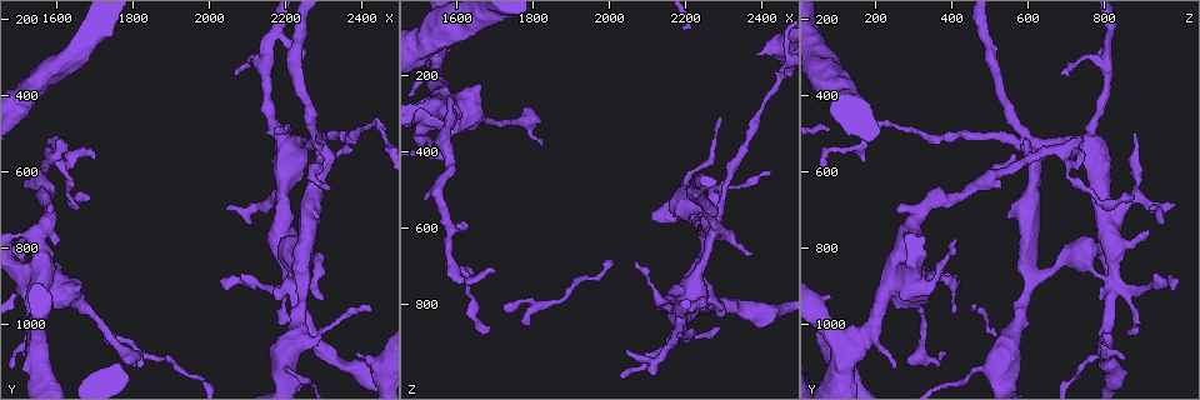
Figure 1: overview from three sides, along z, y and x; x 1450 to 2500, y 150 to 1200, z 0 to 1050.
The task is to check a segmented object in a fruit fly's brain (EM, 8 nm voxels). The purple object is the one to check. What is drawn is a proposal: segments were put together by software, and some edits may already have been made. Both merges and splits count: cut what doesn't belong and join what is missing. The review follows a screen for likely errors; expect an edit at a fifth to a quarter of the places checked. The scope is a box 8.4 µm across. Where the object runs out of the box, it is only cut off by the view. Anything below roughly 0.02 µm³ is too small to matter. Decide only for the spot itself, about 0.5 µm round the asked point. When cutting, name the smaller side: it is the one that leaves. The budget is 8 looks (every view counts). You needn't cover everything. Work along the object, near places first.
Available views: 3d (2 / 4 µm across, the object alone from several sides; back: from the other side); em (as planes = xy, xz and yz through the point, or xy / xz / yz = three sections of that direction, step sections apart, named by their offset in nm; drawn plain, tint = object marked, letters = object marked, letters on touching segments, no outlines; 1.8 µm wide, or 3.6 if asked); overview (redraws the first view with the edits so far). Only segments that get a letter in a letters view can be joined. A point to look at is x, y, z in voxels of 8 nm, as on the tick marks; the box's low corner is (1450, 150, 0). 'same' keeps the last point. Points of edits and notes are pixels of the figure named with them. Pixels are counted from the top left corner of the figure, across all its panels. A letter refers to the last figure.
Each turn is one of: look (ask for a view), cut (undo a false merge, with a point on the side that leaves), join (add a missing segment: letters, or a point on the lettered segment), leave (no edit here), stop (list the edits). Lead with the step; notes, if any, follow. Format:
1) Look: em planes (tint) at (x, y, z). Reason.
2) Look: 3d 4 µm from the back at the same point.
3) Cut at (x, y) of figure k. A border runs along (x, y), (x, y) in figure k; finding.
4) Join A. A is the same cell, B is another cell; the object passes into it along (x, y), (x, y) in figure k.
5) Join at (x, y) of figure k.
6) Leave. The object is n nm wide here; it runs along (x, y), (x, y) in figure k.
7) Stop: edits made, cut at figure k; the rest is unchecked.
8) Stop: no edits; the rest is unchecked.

Look: em xz step 16 (tint) at (1610, 520, 750). An open end.

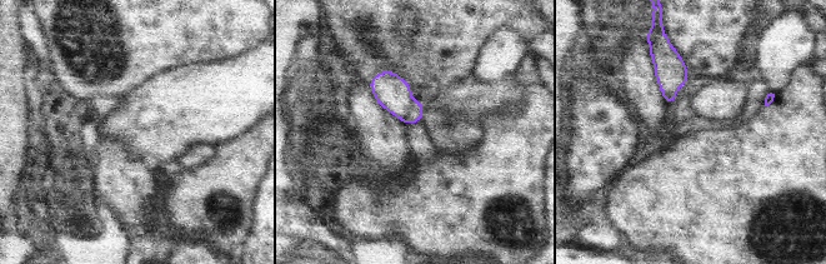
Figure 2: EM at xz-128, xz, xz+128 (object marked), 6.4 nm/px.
Look: em planes (letters) at the same point.

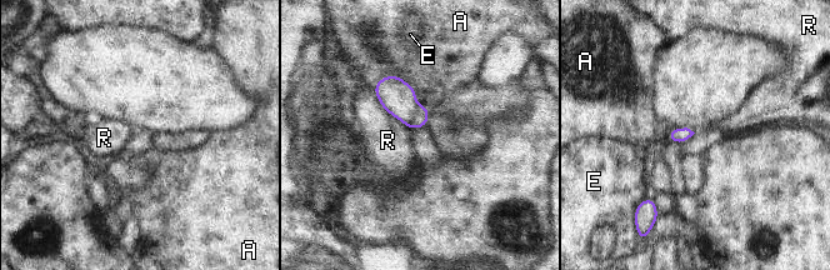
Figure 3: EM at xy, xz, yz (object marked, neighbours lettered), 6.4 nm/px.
Leave. A, E and R are other cells; a border runs along (373, 89), (378, 101), (409, 129) in figure 3; none of them fits.

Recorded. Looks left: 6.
Look: em planes (tint) at (1535, 885, 395). Calibre changes.

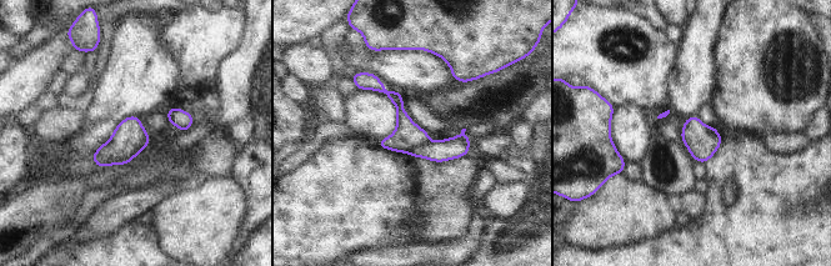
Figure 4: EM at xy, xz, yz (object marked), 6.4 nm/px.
Look: em planes (letters) at the same point.

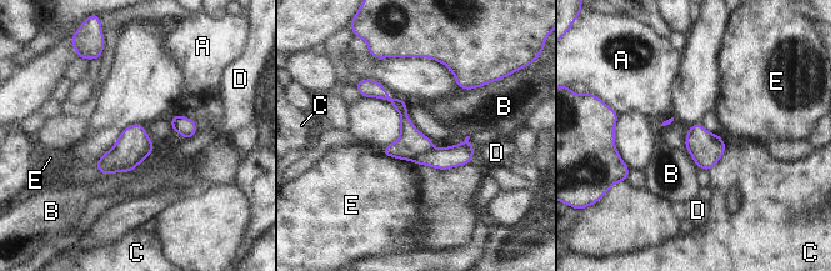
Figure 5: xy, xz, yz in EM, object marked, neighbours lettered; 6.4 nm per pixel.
Cut at (411, 142) of figure 5. The longest contact is with E, 260 nm; A, B, C, D and E are other cells; the part that leaves runs along (368, 83), (403, 111), (406, 128), (429, 146) in figure 5; a second neuron is stuck on.

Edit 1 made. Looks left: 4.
Look: overview.

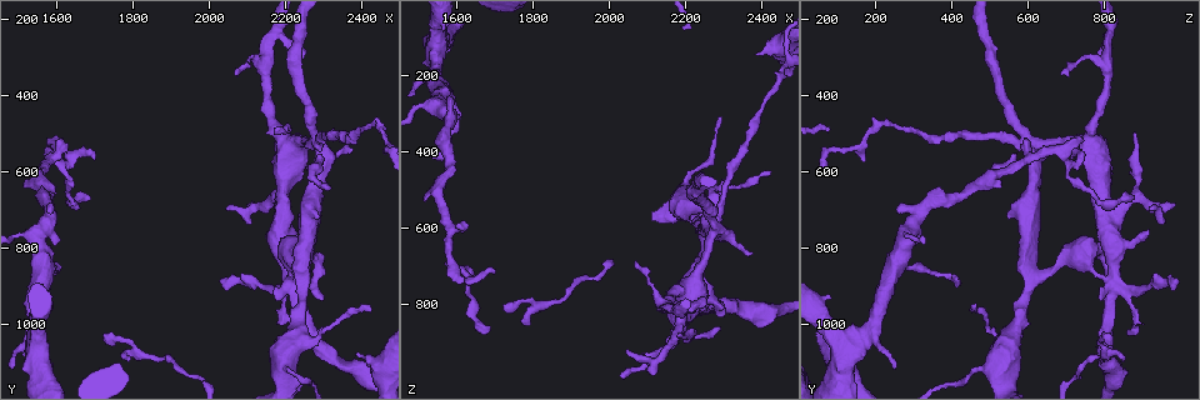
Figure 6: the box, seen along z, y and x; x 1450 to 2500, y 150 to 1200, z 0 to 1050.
Look: em planes (letters) at (2195, 880, 820). Three arms meet.

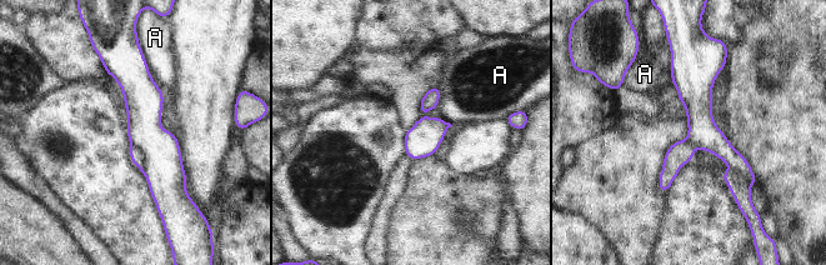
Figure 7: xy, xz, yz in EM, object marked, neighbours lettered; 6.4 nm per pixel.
Cut at (163, 165) of figure 7. The object is 200 nm wide here; A is another cell; the part that leaves runs along (125, 55), (158, 146), (158, 200) in figure 7; two neurons meet here.

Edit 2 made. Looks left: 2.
Stop: edits made, cut at figure 5, cut at figure 7; the rest is unchecked.

